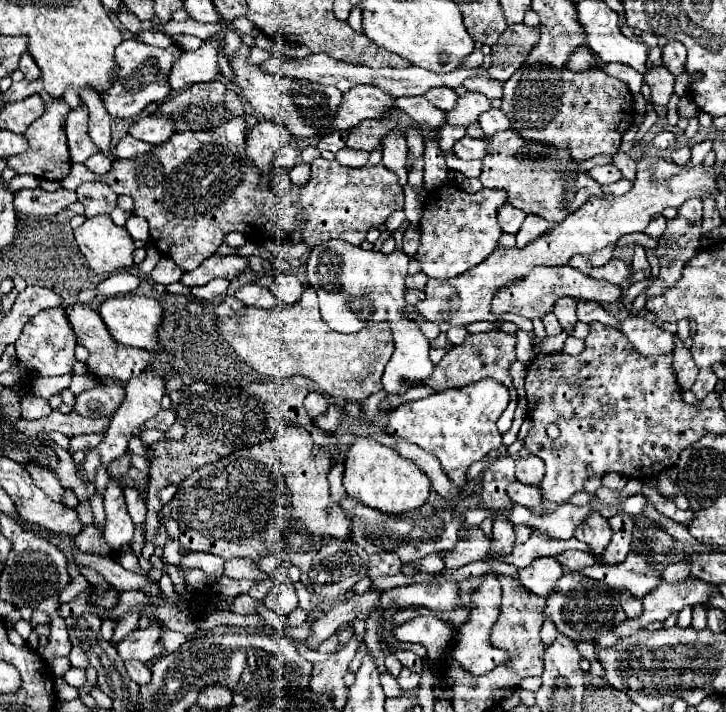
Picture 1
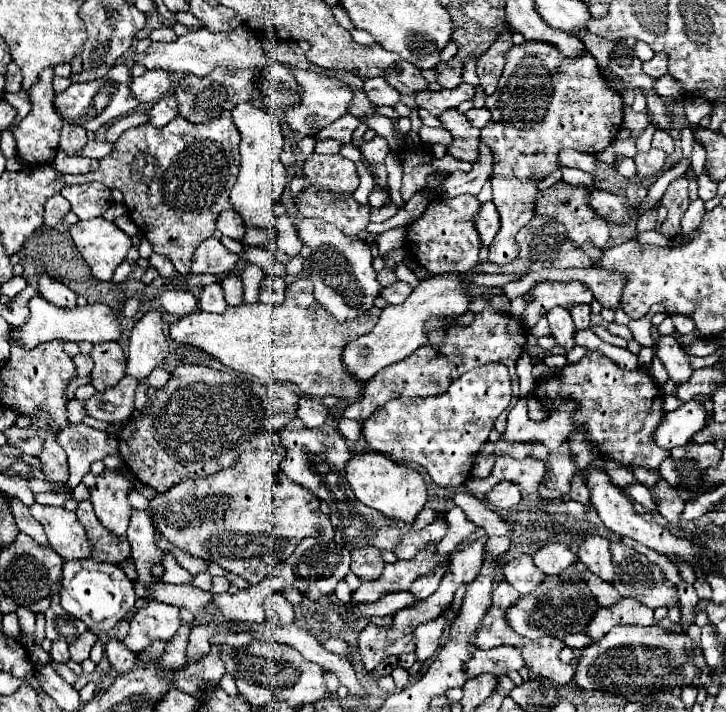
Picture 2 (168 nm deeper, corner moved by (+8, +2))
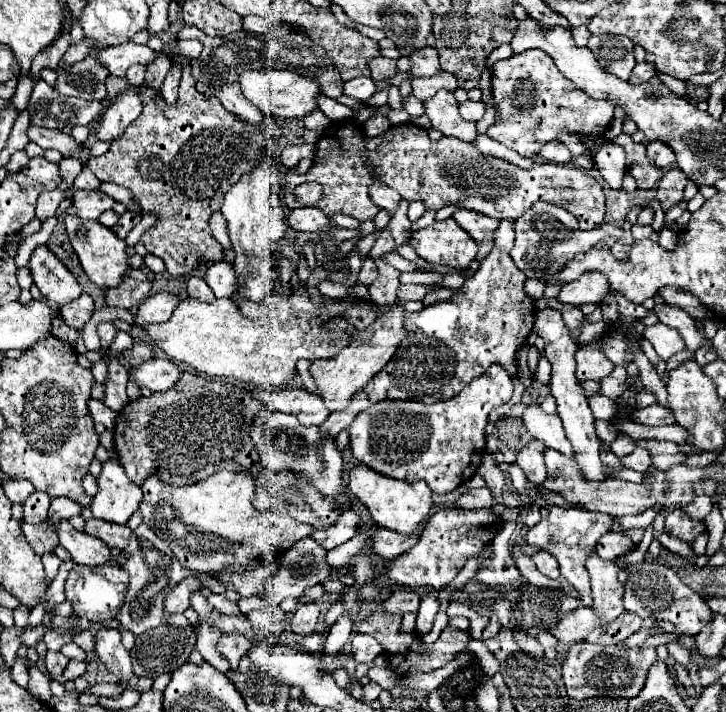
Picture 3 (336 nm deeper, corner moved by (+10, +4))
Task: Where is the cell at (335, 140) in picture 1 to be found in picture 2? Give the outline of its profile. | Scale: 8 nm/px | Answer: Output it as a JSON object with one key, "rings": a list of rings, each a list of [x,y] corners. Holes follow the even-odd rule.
{"rings":[[[344,114],[338,120],[334,120],[332,124],[328,124],[326,128],[322,128],[316,134],[316,140],[326,140],[326,138],[334,138],[340,142],[350,142],[352,140],[352,132],[358,128],[358,118],[352,114]]]}

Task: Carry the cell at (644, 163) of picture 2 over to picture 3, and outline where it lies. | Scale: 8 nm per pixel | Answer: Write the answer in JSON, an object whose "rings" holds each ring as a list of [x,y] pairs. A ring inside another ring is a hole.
{"rings":[[[620,134],[618,138],[615,138],[611,142],[620,144],[626,148],[626,166],[628,166],[628,172],[636,178],[638,182],[638,188],[654,188],[660,180],[660,176],[664,174],[662,168],[656,168],[648,156],[646,156],[646,146],[644,144],[636,144],[630,136],[626,134]]]}

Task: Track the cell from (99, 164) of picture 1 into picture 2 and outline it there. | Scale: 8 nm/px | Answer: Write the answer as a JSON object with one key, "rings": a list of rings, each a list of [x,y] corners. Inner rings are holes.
{"rings":[[[56,152],[52,160],[52,168],[60,174],[88,174],[98,170],[98,160],[82,158],[82,156],[70,156],[66,152]]]}

